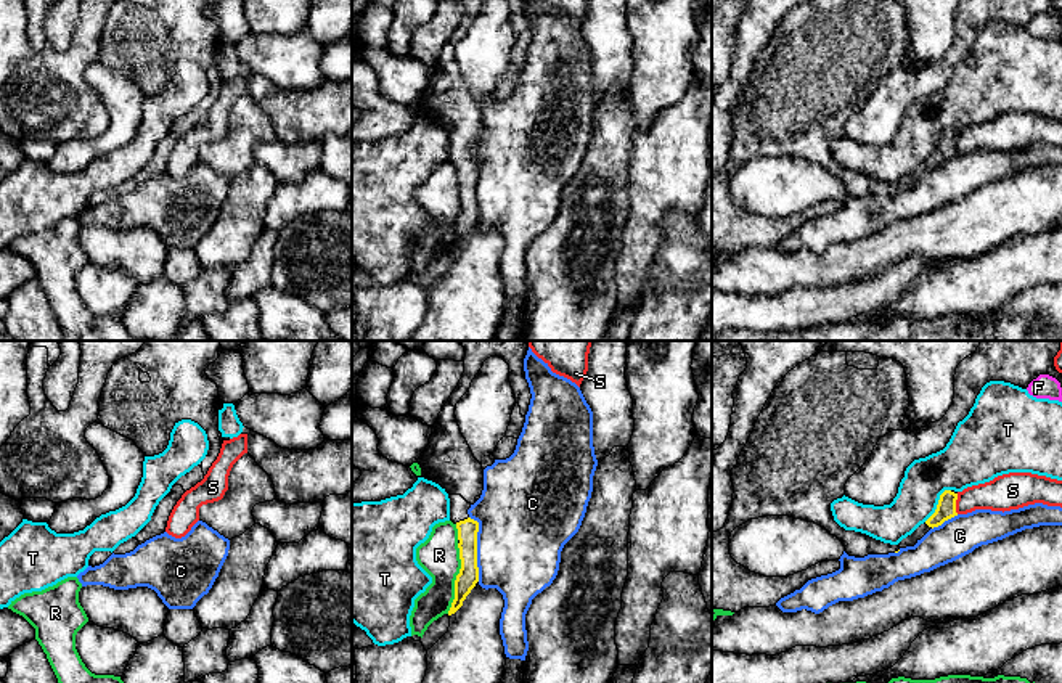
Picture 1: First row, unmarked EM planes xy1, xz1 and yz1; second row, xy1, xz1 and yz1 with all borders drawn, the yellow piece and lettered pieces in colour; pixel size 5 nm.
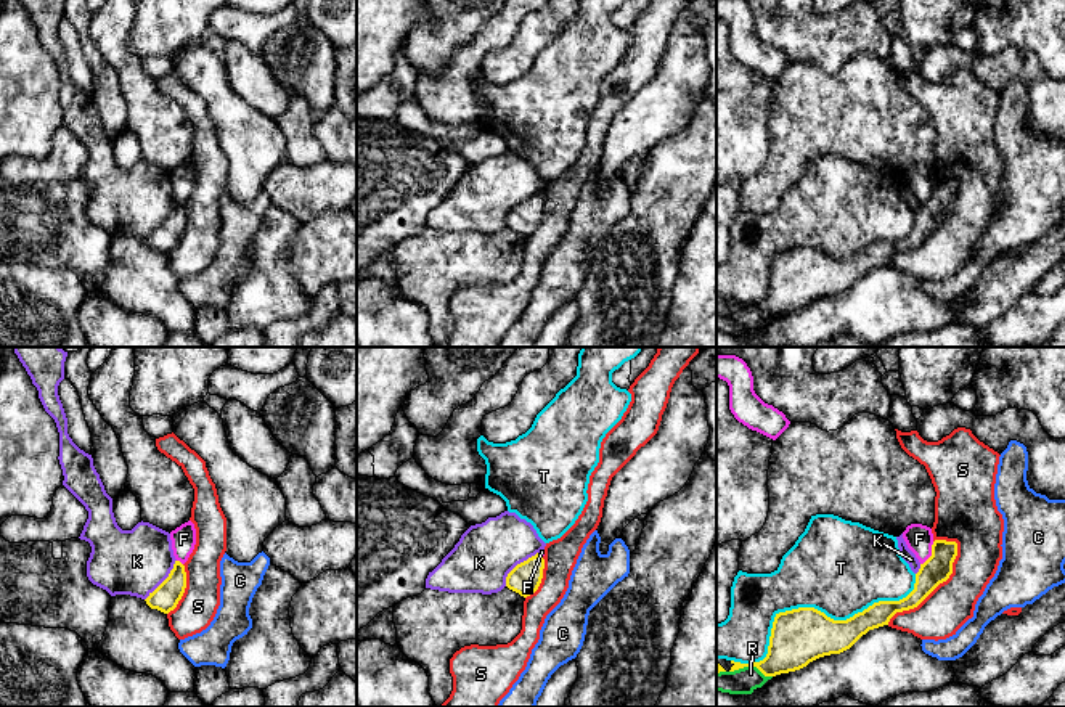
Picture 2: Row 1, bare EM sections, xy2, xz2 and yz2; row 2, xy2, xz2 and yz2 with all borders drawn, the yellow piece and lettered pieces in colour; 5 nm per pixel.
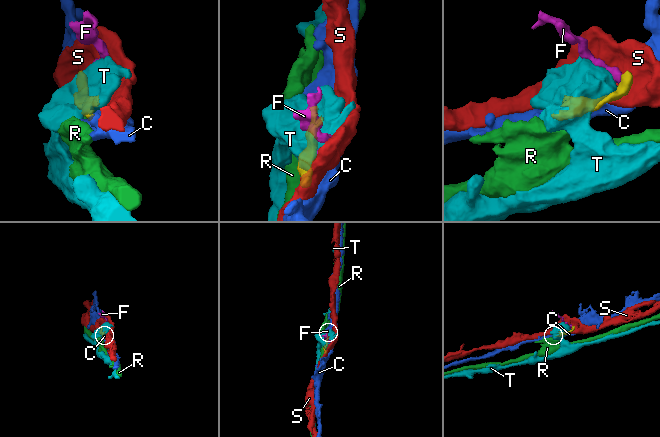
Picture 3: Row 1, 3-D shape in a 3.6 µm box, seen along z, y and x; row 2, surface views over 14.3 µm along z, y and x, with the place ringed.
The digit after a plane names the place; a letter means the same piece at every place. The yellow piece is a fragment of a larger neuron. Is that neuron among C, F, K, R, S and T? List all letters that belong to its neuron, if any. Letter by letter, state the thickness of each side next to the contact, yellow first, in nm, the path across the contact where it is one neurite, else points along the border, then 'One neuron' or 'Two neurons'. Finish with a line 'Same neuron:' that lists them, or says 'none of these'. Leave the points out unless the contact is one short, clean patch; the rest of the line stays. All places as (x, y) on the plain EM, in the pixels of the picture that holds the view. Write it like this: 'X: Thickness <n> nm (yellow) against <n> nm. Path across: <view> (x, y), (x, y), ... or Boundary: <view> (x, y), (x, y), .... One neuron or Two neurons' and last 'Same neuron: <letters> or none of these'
C: Thickness 100 nm (yellow) against 440 nm. Two neurons
F: Thickness 140 nm (yellow) against 140 nm. Boundary: yz2 (934, 182), (932, 193), (921, 204). Two neurons
K: Thickness 160 nm (yellow) against 300 nm. Two neurons
R: Thickness 100 nm (yellow) against 200 nm. Boundary: xz1 (458, 184), (460, 212), (455, 220), (455, 238), (447, 253). Two neurons
S: Thickness 140 nm (yellow) against 220 nm. Two neurons
T: Thickness 280 nm (yellow) against 480 nm. Two neurons
Same neuron: none of these

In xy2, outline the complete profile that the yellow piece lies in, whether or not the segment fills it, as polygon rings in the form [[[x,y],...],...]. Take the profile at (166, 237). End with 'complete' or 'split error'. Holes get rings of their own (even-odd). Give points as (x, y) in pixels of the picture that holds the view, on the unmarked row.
[[[175,201],[169,217],[145,239],[151,249],[164,254],[173,251],[186,228],[186,212],[180,201]]]; complete

